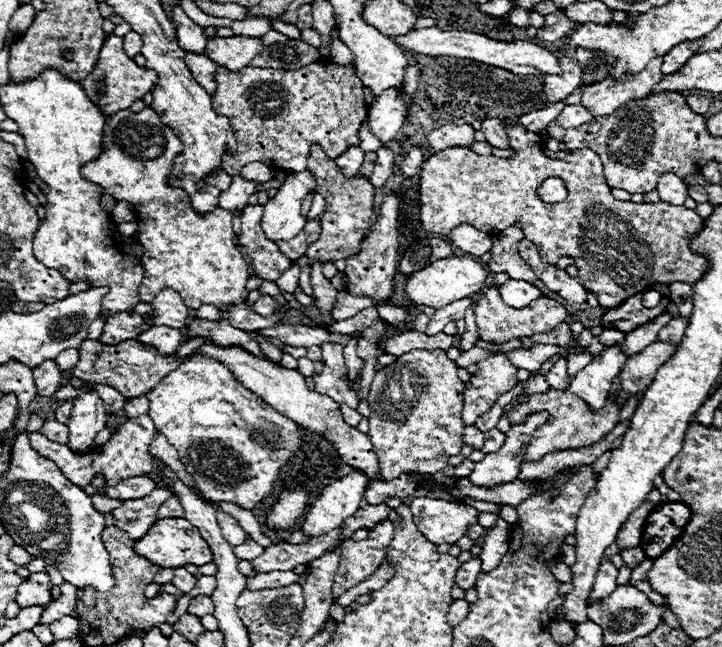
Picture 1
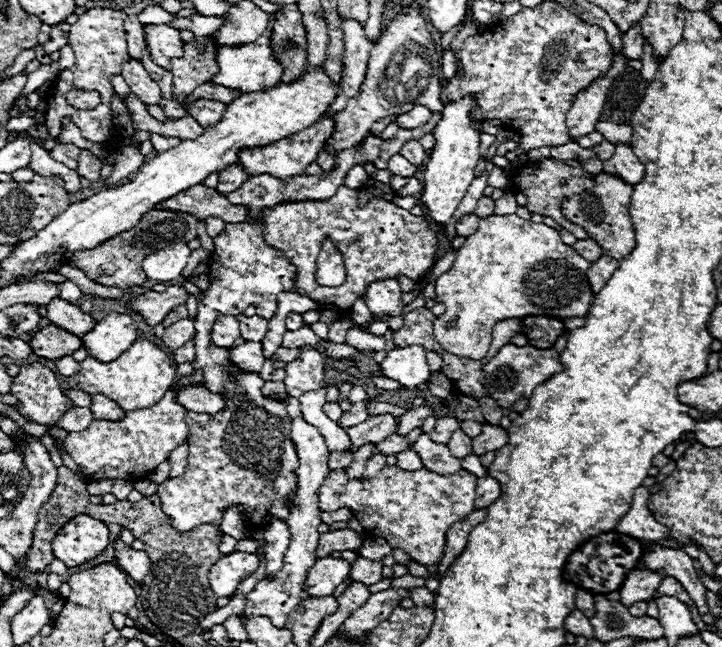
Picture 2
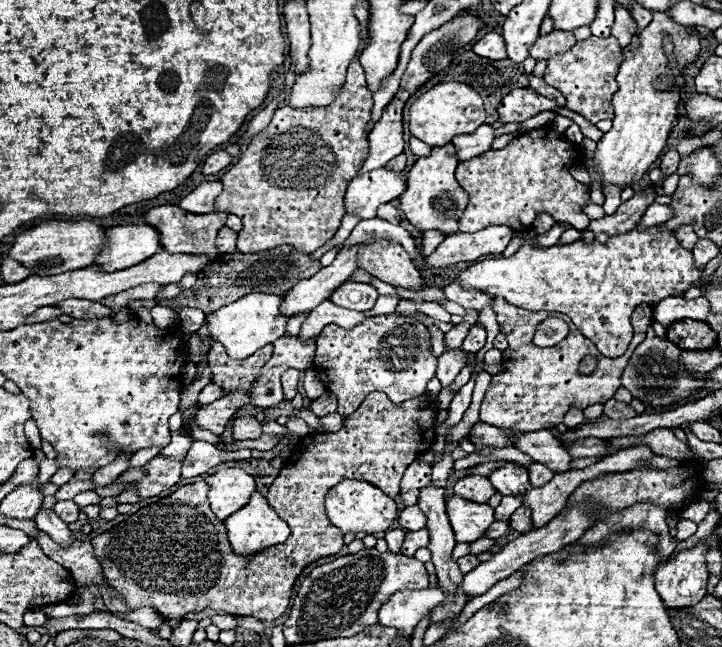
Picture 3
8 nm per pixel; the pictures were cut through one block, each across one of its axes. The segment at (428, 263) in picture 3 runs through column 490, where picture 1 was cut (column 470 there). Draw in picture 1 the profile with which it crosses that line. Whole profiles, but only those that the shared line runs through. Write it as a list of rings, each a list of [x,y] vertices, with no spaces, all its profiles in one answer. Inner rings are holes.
[[[460,224],[456,230],[448,234],[448,238],[462,252],[468,252],[474,256],[482,256],[484,252],[490,252],[492,248],[492,238],[476,228],[470,228],[468,224]]]

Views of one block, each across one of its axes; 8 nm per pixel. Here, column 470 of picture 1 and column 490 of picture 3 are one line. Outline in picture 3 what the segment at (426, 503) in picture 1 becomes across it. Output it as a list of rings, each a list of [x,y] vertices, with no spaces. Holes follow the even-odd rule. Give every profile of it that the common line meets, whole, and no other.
[[[460,496],[446,498],[446,512],[454,528],[458,542],[474,542],[482,538],[488,526],[494,522],[494,508],[488,504],[476,504]]]

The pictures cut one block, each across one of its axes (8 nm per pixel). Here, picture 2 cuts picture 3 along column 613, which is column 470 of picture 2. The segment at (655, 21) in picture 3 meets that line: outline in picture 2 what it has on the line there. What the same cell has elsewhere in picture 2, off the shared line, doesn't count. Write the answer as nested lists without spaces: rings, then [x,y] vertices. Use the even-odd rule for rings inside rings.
[[[460,98],[456,102],[444,104],[442,118],[434,128],[434,138],[436,146],[432,148],[428,160],[426,160],[426,170],[424,170],[424,192],[422,192],[422,206],[426,216],[442,228],[452,220],[458,204],[468,192],[470,182],[474,180],[474,170],[480,160],[480,132],[472,126],[472,120],[468,118],[468,112],[472,108],[474,100]]]

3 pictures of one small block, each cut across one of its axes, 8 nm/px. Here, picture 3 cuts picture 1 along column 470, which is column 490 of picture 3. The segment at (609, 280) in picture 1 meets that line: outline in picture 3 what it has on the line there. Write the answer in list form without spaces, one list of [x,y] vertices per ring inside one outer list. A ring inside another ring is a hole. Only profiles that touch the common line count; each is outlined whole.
[[[544,124],[542,128],[532,128],[522,136],[512,138],[510,144],[502,150],[488,150],[472,160],[460,162],[456,168],[456,180],[470,196],[464,216],[460,218],[460,232],[472,234],[488,226],[508,226],[516,232],[524,232],[532,226],[538,214],[550,214],[558,222],[568,222],[576,230],[584,230],[590,222],[590,218],[584,212],[584,208],[590,204],[590,192],[582,182],[578,182],[570,174],[570,168],[584,164],[584,160],[586,156],[580,152],[578,144],[570,142],[564,134],[552,130],[552,124]]]

